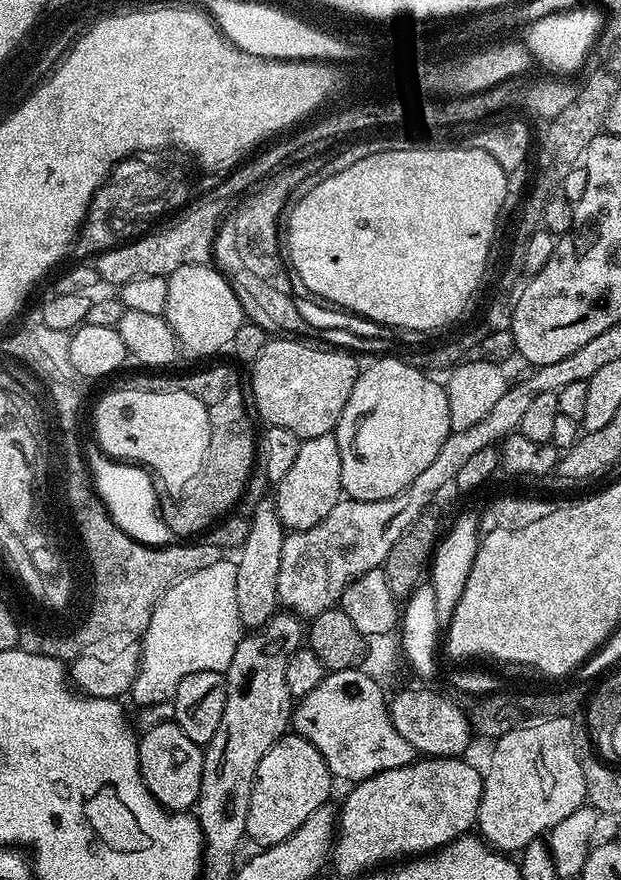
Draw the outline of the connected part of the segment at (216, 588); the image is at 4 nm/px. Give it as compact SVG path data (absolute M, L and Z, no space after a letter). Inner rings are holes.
M228 558L214 562L214 566L202 566L202 570L186 574L168 587L154 606L154 614L150 614L150 626L142 634L140 668L130 693L134 703L171 701L178 682L190 678L190 674L227 673L234 650L242 639L237 587L236 565Z

